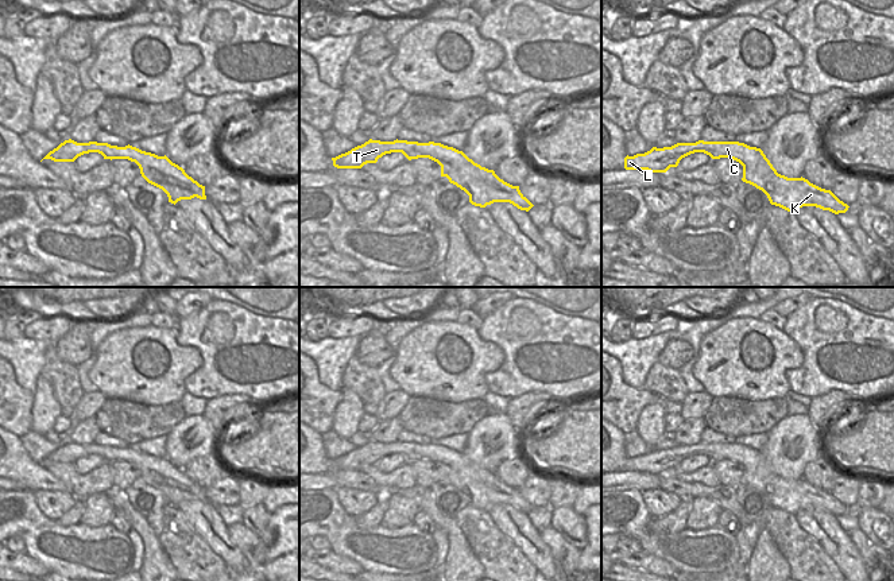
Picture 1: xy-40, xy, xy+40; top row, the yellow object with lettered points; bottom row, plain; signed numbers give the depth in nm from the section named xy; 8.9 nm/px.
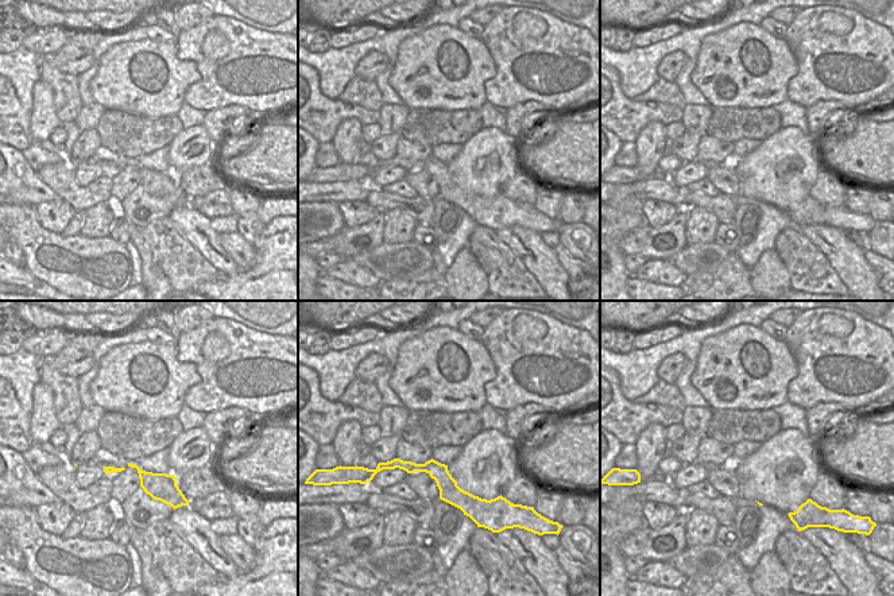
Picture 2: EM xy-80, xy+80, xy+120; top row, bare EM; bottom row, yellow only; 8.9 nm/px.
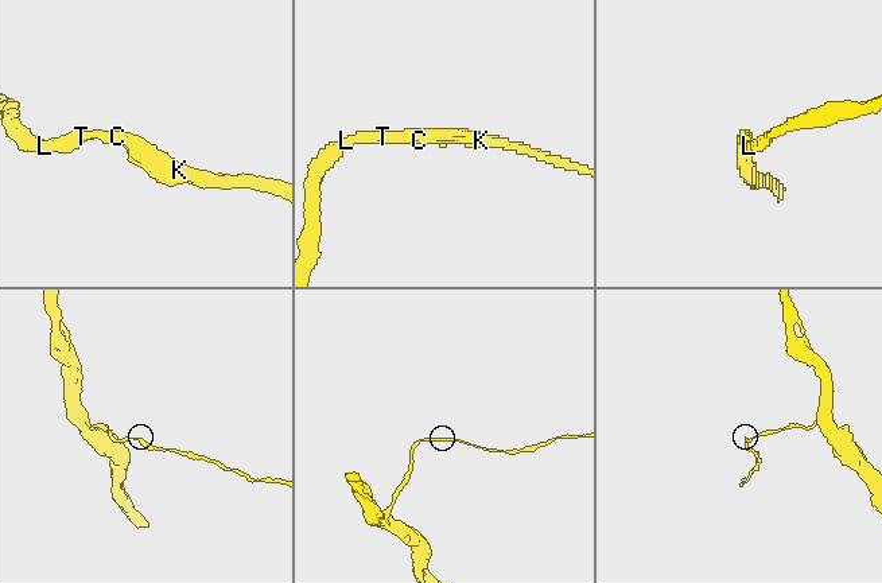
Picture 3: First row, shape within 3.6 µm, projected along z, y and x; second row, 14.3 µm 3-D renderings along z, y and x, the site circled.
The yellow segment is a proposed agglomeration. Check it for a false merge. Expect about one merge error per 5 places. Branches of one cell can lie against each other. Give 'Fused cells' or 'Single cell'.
Single cell

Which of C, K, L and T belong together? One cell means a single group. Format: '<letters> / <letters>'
C K L T

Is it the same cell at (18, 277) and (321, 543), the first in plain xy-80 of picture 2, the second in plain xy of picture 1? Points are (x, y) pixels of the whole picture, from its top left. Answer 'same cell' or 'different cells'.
different cells

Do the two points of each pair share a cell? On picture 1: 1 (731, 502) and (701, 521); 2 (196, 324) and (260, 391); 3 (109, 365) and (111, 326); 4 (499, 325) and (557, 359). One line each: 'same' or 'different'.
1: different
2: same
3: different
4: same

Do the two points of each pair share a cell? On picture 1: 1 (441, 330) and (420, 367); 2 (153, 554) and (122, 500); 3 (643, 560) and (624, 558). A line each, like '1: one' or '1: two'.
1: one
2: one
3: one

